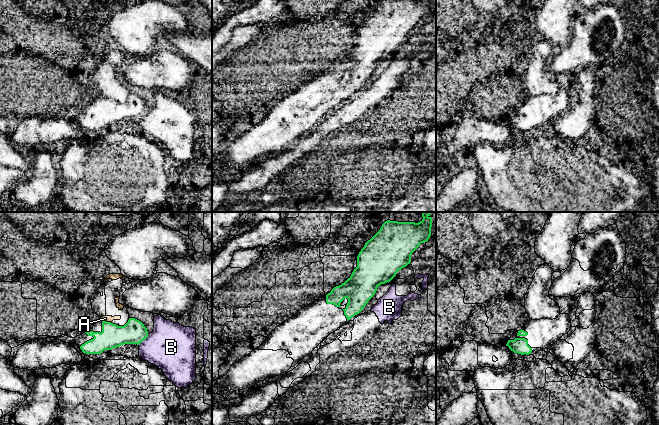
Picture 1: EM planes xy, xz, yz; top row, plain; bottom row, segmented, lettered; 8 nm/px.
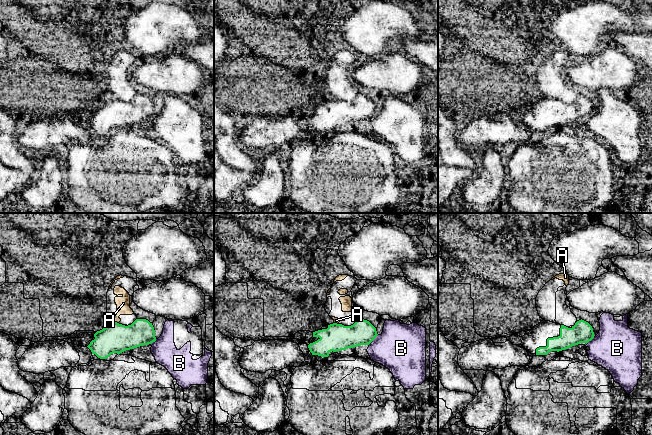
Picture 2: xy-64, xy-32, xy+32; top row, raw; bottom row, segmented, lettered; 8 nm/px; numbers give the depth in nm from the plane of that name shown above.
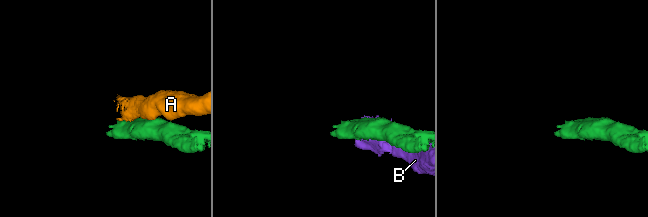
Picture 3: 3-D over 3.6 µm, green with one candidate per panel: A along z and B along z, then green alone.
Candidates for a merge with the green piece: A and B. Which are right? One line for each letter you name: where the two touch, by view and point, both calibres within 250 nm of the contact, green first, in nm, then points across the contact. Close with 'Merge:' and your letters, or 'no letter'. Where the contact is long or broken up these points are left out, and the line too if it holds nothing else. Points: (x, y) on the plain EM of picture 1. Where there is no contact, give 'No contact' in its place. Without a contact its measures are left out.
Merge: no letter

